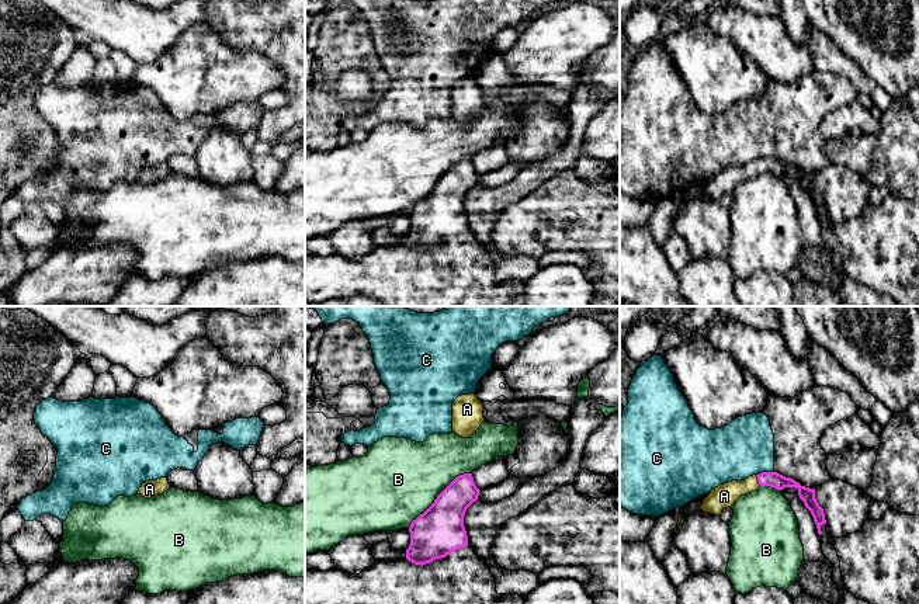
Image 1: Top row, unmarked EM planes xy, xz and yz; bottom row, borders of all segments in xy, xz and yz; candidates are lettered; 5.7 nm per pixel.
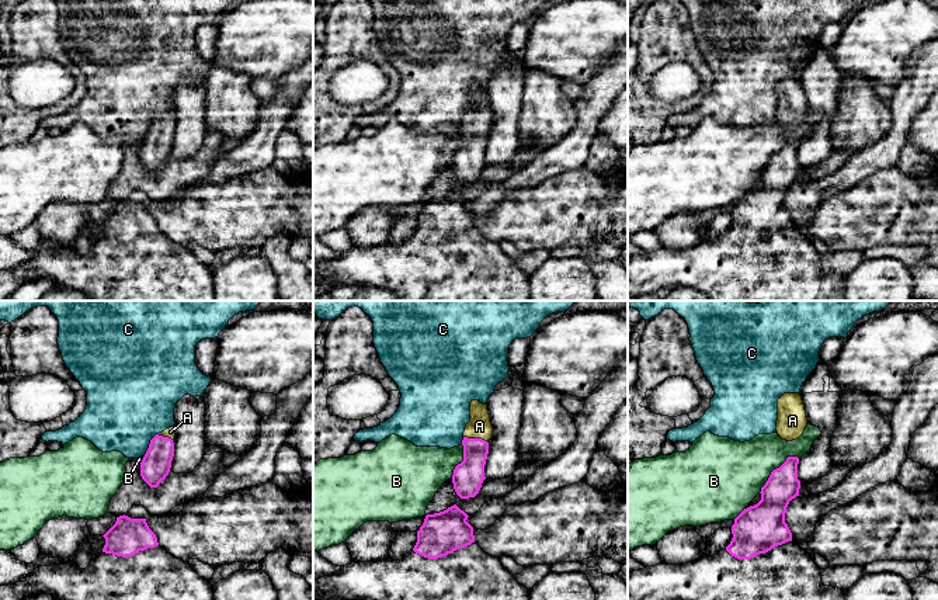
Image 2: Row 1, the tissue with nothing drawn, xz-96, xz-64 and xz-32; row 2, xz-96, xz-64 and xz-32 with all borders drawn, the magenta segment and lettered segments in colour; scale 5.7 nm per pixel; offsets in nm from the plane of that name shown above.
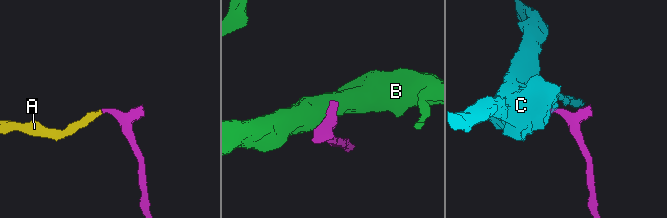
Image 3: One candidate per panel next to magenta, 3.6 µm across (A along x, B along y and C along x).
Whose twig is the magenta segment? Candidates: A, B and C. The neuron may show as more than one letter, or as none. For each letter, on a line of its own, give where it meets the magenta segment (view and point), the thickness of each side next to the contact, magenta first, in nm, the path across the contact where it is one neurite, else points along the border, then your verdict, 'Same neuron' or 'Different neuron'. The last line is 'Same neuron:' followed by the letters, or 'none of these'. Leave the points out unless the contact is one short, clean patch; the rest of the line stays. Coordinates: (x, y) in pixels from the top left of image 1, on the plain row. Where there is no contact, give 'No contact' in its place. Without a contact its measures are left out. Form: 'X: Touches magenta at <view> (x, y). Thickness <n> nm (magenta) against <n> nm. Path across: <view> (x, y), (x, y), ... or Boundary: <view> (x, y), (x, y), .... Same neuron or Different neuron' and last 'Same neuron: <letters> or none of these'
A: Touches magenta at yz (758, 166). Thickness 90 nm (magenta) against 140 nm. Path across: yz (773, 165), (758, 166), (734, 174), (724, 181). Same neuron
B: Touches magenta at xz (437, 181). Thickness 280 nm (magenta) against 480 nm. Different neuron
C: Touches magenta at yz (765, 158). Thickness 90 nm (magenta) against 320 nm. Boundary: yz (773, 156), (762, 156), (756, 160). Different neuron
Same neuron: A

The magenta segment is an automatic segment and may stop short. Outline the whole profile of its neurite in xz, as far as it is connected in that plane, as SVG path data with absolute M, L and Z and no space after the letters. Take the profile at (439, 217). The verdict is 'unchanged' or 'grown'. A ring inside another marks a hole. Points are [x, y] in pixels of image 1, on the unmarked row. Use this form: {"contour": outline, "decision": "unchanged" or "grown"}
{"contour": "M472 159L457 162L434 188L412 206L410 230L405 244L375 247L360 260L337 254L305 257L305 303L368 296L379 301L384 306L524 306L524 282L499 280L486 246L481 244L468 230L464 201L467 194L478 185L479 177Z", "decision": "grown"}

